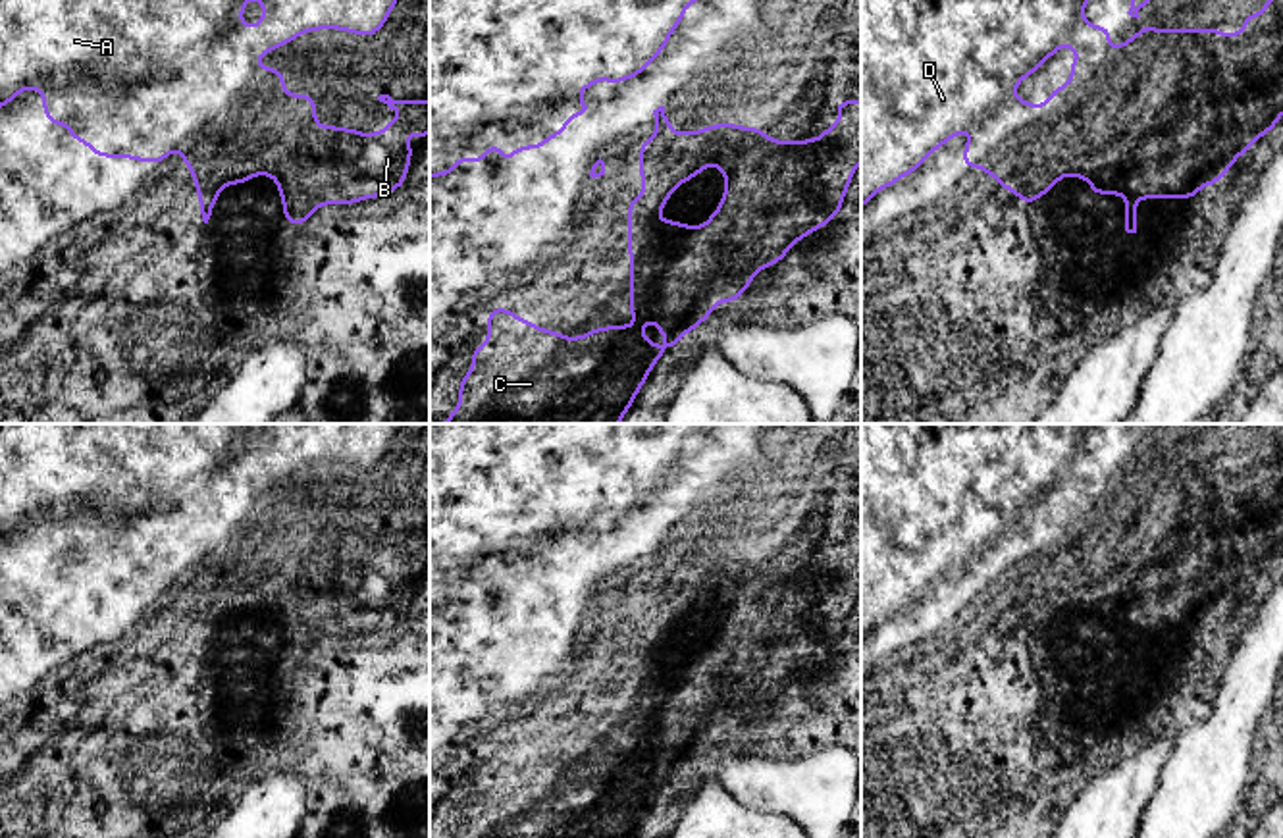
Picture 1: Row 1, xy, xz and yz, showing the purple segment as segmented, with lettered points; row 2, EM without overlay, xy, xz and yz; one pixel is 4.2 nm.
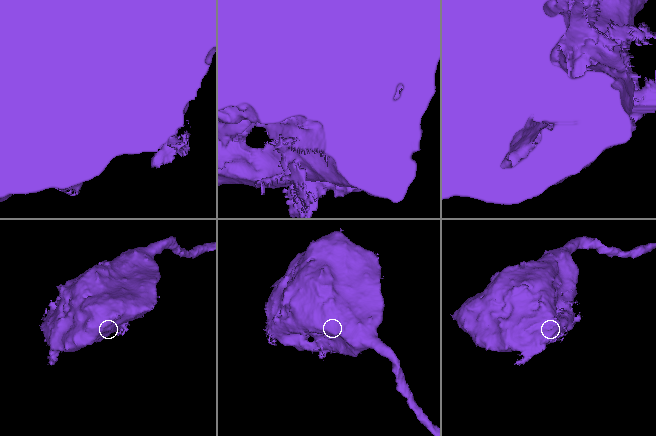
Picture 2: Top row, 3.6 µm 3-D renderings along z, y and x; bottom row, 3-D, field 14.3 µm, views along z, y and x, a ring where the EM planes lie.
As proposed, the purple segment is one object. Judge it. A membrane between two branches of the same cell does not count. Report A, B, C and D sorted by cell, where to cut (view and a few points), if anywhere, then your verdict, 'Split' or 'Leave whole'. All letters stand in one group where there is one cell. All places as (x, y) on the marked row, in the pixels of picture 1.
Groups: A B C D. No split. Leave whole

